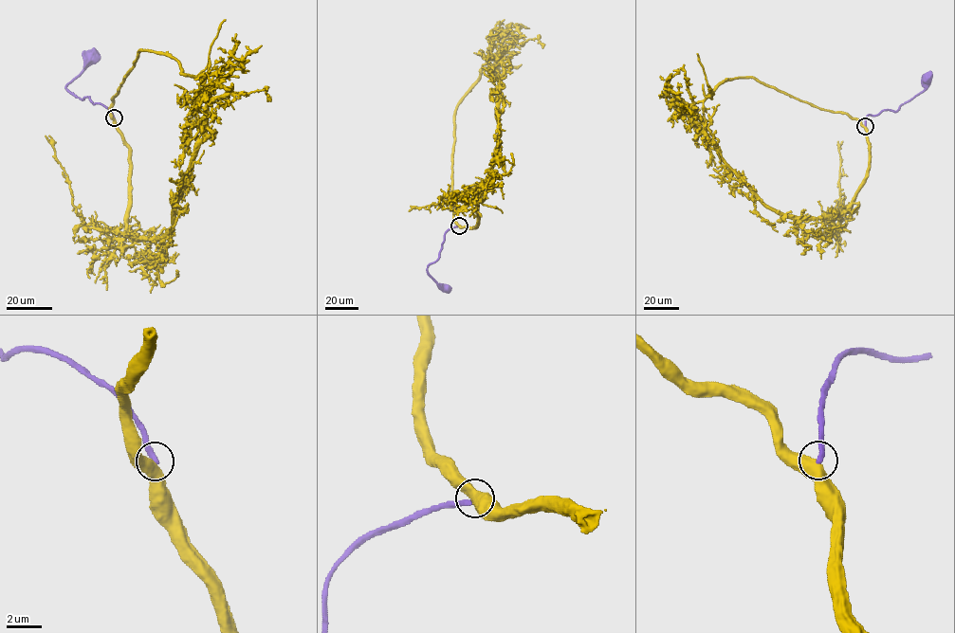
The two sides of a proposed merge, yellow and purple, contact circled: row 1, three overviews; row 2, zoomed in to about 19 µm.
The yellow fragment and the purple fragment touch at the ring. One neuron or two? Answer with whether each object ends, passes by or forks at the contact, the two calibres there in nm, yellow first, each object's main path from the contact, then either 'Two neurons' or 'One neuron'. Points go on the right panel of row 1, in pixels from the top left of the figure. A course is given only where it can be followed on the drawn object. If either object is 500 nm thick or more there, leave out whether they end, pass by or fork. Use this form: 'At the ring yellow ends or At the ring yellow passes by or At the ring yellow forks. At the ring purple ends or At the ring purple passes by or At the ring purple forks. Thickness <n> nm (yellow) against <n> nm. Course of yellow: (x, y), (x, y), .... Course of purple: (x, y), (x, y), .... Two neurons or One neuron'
At the ring yellow passes by. At the ring purple ends. Thickness 480 nm (yellow) against 320 nm. Course of yellow: (865, 126), (868, 176), (855, 199), (838, 213), (791, 217), (768, 207), (721, 156), (707, 128), (719, 104). Course of purple: (865, 126), (868, 115), (876, 116), (884, 110), (896, 111), (902, 104), (925, 89), (927, 79). Two neurons

